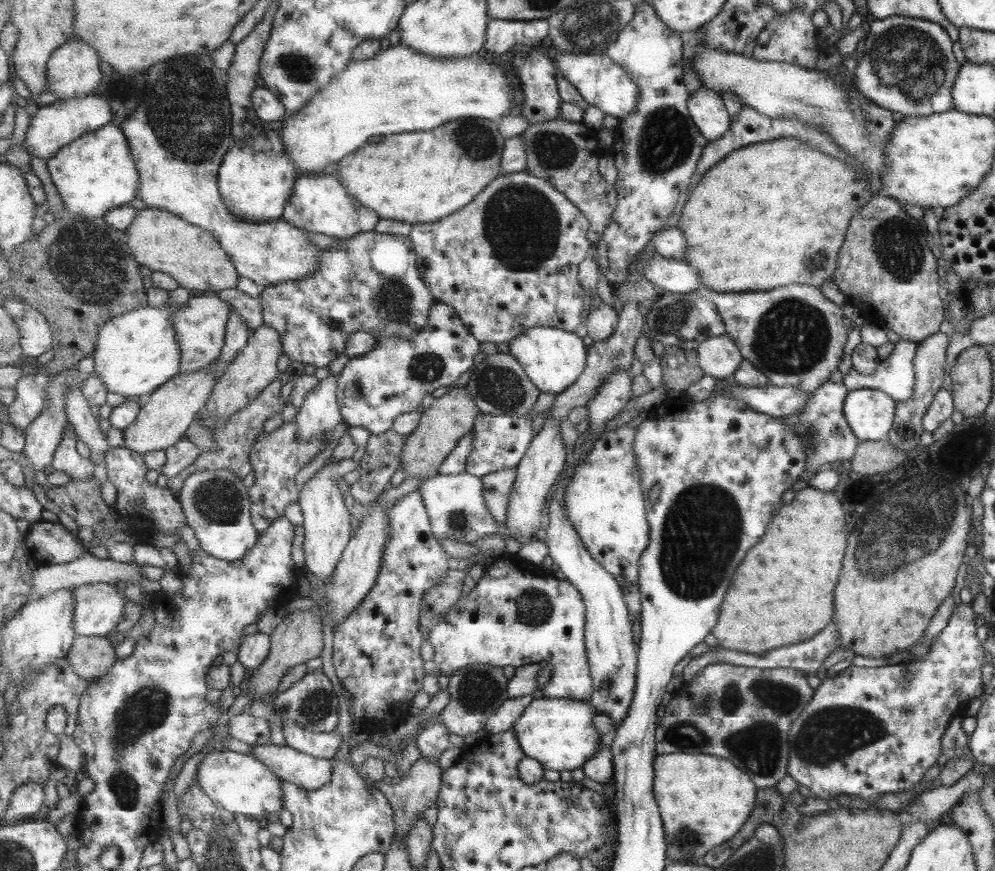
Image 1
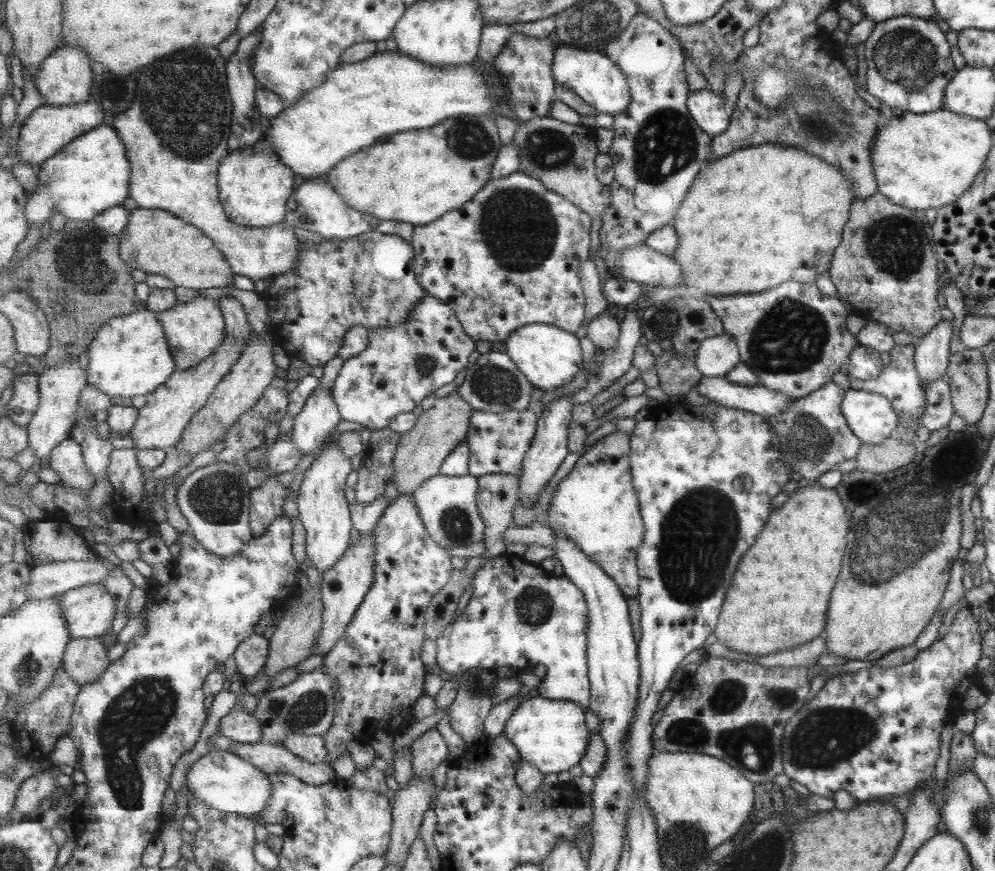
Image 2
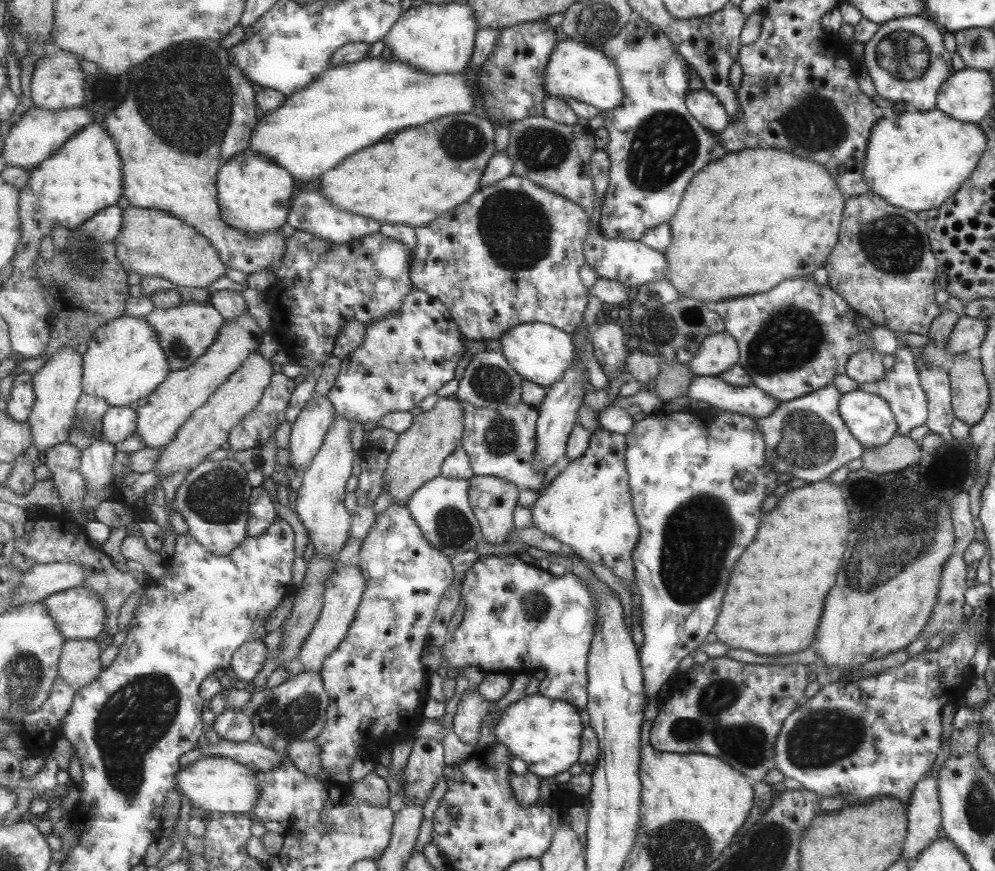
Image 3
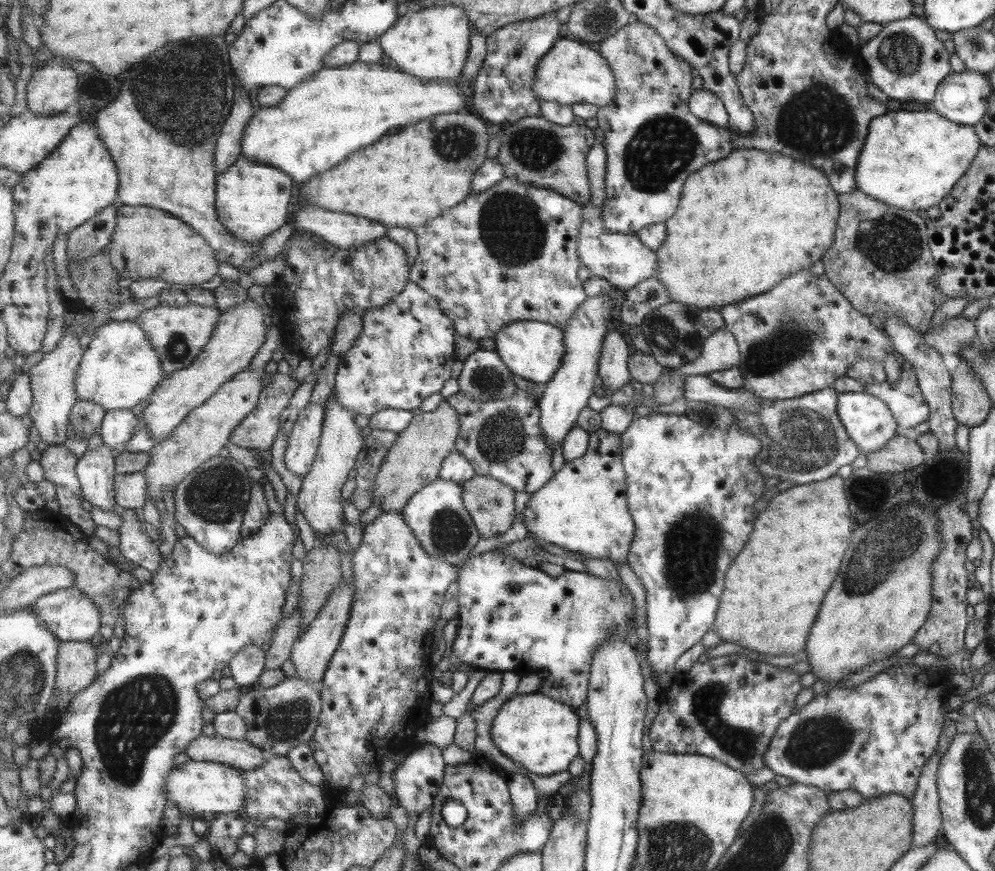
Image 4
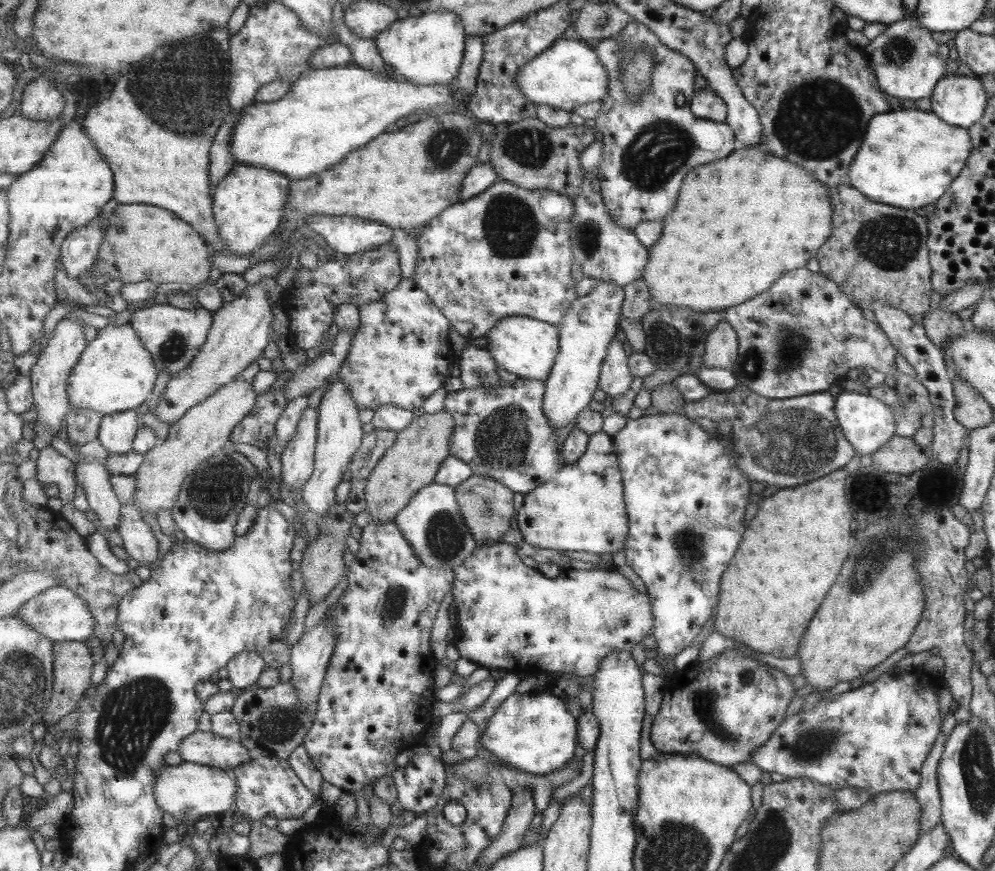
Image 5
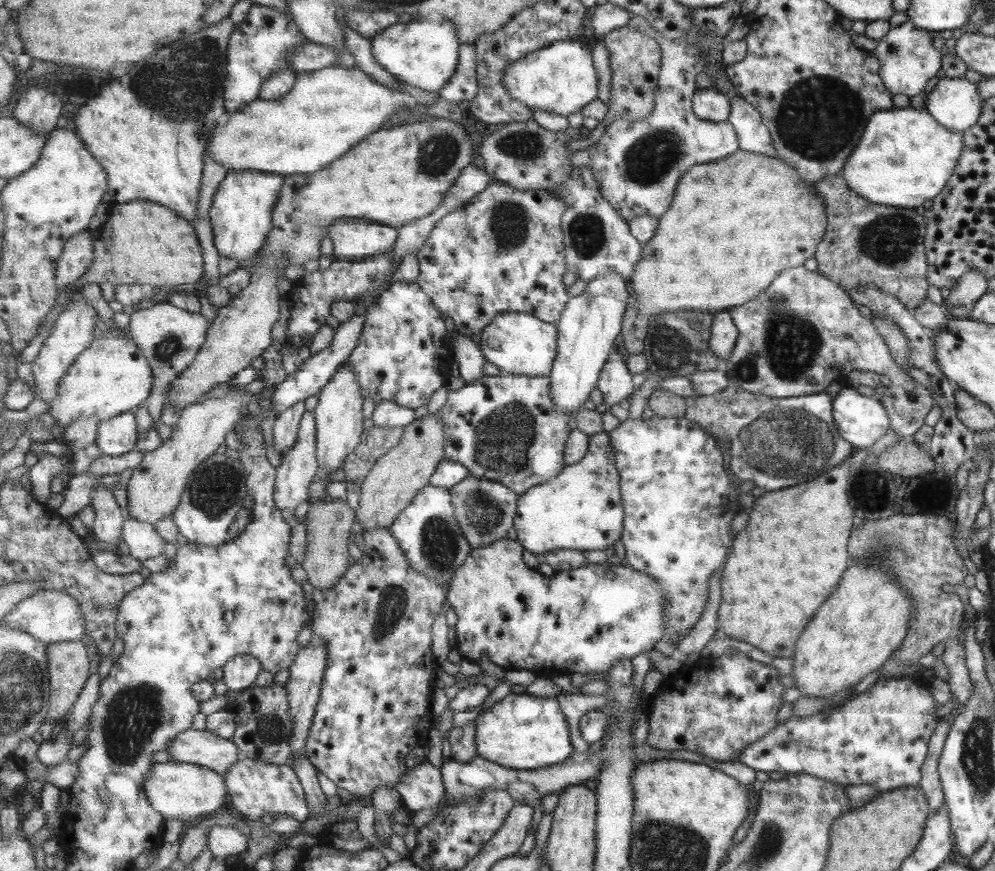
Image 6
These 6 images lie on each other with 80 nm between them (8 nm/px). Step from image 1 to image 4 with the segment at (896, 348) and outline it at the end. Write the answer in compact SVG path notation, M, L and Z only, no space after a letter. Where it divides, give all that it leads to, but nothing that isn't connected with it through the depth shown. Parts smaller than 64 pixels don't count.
M908 363L900 365L900 374L897 383L873 383L864 386L864 392L876 395L884 402L896 419L899 431L914 427L928 419L928 406L921 396L915 373Z

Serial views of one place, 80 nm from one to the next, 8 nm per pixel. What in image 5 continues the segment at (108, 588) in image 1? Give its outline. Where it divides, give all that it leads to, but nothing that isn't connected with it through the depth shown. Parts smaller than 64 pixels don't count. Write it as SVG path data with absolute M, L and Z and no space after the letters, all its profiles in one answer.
M62 585L45 590L39 596L29 600L27 604L23 604L17 616L25 619L25 623L29 623L29 627L33 627L33 630L54 643L85 642L91 634L96 633L97 628L97 620L93 617L89 604L81 596L75 595L71 589Z

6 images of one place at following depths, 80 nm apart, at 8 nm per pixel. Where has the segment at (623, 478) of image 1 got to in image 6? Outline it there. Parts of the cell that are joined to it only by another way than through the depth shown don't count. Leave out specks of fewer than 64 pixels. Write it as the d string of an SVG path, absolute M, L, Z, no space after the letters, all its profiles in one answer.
M607 432L590 437L590 449L587 456L573 466L566 466L556 477L550 478L539 486L529 489L518 500L515 515L517 540L533 555L547 554L555 550L605 550L621 540L624 533L624 499L620 485L620 471L616 467L616 450Z

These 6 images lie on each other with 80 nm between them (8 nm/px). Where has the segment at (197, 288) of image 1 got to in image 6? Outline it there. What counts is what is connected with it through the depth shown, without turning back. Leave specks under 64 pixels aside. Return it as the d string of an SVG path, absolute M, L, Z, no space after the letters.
M135 200L133 204L117 204L113 202L109 209L109 215L107 216L106 222L101 226L101 229L97 233L95 239L95 258L86 275L79 280L79 284L85 283L102 283L110 282L112 285L130 285L130 284L147 284L154 287L159 286L177 286L177 284L195 284L197 281L202 279L204 273L204 255L201 242L196 231L196 227L193 222L183 218L176 210L172 208L161 206L161 203L156 203L150 200Z

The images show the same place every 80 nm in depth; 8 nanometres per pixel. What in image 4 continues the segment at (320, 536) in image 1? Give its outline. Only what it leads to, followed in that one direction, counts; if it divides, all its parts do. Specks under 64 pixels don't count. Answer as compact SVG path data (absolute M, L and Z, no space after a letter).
M333 395L329 397L325 405L326 417L316 461L312 472L302 481L296 499L300 512L305 516L310 526L321 536L320 542L324 542L326 534L341 532L342 527L347 524L343 515L343 505L345 504L341 499L341 490L349 478L349 472L356 465L365 439L361 435L359 425L355 422L353 411L345 408L337 397Z

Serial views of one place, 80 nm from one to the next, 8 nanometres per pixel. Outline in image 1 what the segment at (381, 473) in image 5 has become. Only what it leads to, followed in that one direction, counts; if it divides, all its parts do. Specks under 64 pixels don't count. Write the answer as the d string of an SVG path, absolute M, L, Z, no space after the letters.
M467 386L450 388L444 395L436 399L422 413L420 425L415 432L406 435L407 444L402 448L402 468L406 470L406 478L423 478L439 473L445 459L457 448L460 440L473 430L475 418L480 410L477 403L468 394Z

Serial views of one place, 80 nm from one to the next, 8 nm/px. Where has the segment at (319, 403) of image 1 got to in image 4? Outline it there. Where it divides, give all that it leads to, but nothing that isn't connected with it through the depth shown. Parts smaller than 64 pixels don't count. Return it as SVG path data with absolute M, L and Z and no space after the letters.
M310 405L300 414L299 420L288 437L284 464L303 481L314 467L321 435L324 429L326 405Z

